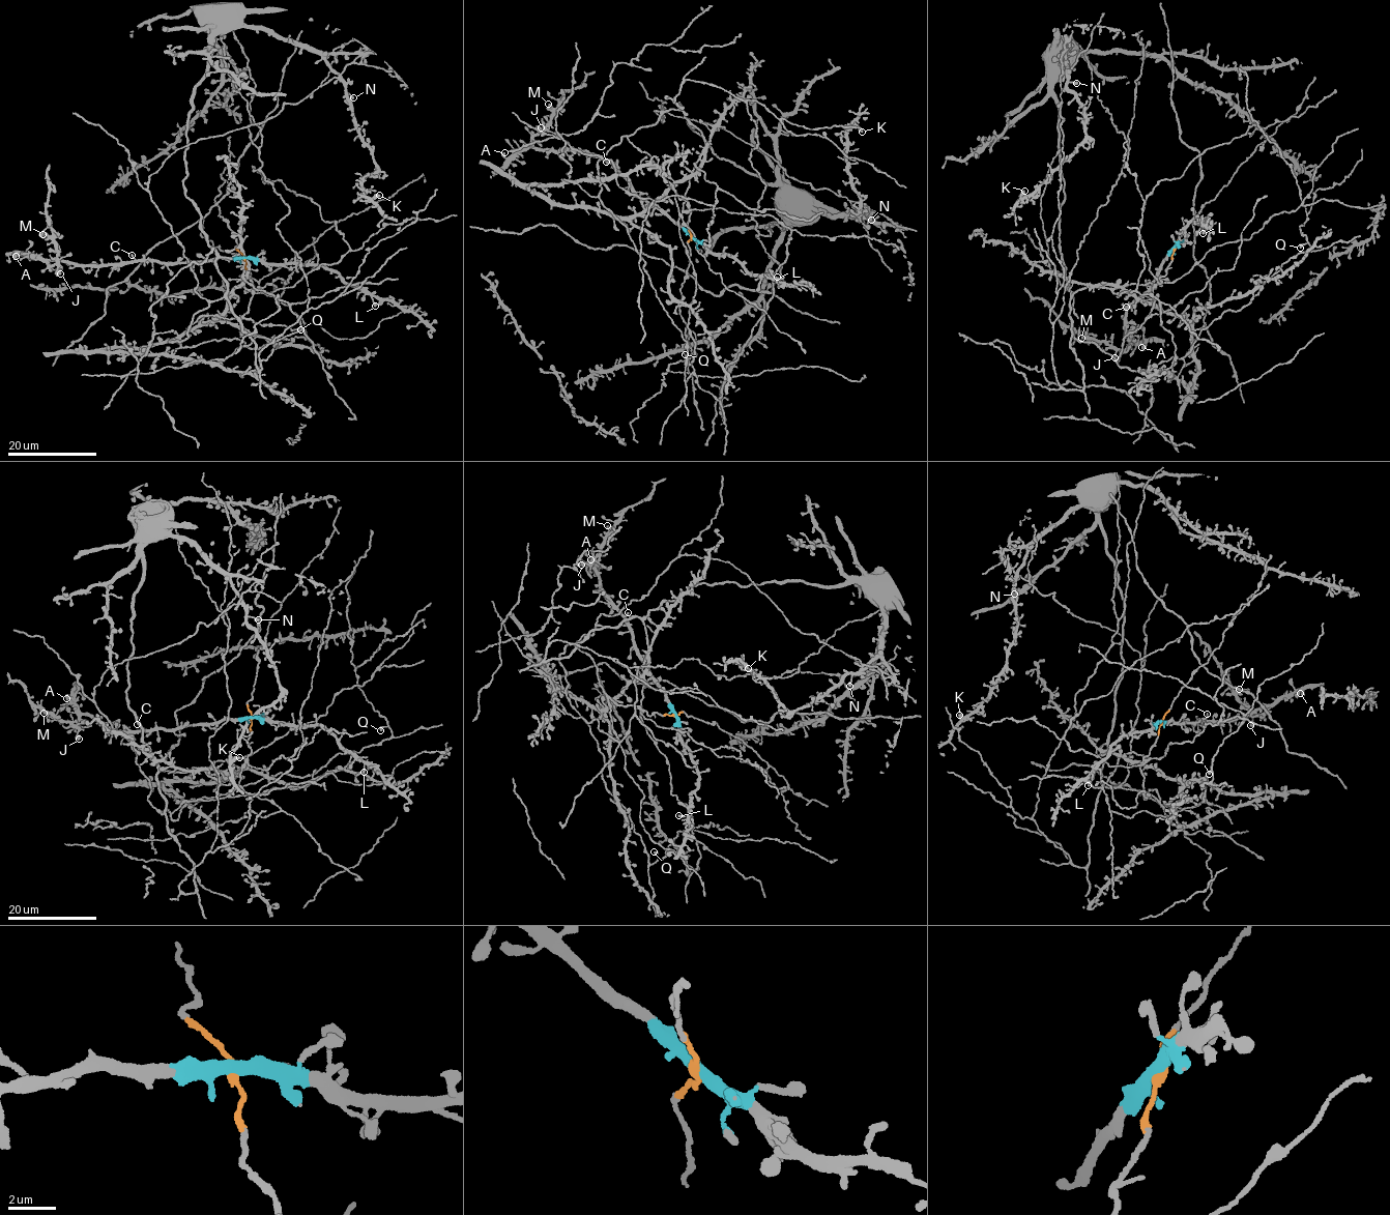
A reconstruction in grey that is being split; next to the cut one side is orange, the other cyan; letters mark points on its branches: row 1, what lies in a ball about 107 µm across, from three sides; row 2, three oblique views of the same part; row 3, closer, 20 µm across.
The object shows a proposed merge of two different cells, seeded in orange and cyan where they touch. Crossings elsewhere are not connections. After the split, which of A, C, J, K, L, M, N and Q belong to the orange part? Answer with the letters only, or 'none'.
K, N, Q

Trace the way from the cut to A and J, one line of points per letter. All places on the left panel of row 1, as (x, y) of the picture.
A: (244, 258), (219, 256), (205, 261), (170, 264), (149, 259), (80, 267), (68, 261), (16, 256)
J: (244, 258), (170, 264), (149, 259), (80, 267), (50, 260), (60, 273)

